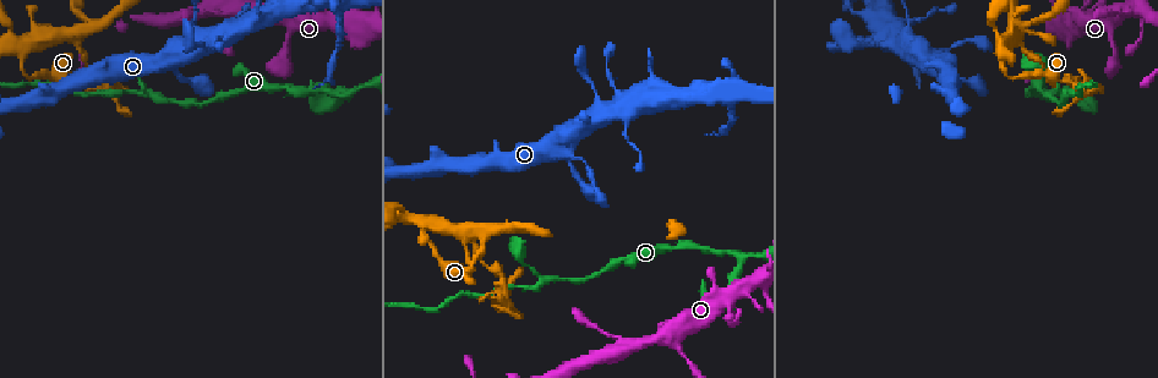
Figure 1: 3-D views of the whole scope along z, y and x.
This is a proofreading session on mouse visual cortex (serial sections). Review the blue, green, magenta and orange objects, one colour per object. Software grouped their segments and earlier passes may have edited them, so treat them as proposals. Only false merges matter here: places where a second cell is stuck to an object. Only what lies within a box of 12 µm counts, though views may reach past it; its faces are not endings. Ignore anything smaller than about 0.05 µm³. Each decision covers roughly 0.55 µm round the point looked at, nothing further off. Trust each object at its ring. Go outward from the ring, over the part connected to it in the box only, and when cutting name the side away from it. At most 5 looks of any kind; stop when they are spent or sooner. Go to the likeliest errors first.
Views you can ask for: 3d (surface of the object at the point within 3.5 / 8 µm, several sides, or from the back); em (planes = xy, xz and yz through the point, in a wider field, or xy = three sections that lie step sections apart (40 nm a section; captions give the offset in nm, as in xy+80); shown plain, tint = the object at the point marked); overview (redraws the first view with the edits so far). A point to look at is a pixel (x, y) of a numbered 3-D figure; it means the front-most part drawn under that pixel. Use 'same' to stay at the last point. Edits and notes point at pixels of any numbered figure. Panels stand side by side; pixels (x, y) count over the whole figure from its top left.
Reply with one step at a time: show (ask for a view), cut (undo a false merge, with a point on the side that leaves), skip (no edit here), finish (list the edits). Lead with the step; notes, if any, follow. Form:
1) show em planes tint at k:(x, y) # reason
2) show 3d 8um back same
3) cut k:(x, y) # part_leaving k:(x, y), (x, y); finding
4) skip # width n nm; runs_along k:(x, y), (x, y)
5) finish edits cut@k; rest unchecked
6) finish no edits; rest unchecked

show 3d 3.5um at 1:(26, 54) # a fork

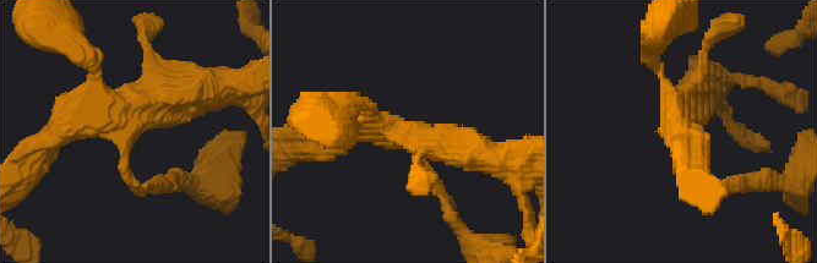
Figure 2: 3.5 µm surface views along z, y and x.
show em planes tint at 2:(127, 131) # arms 4; arm_widths 150, 200, 350, 400 nm

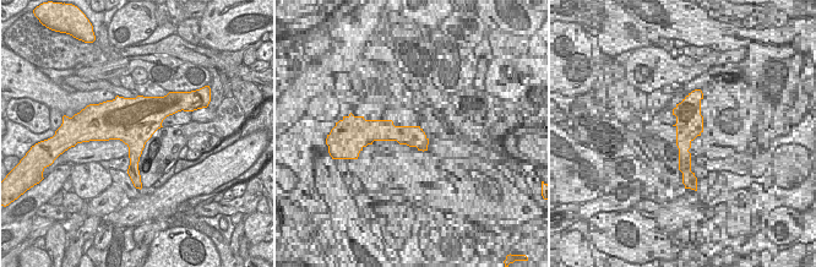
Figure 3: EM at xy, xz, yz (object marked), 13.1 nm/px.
skip # runs_along 2:(145, 187), (123, 169), (126, 131), (190, 89); all the same cell

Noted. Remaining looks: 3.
show 3d 8um at 1:(1128, 8) # branch point

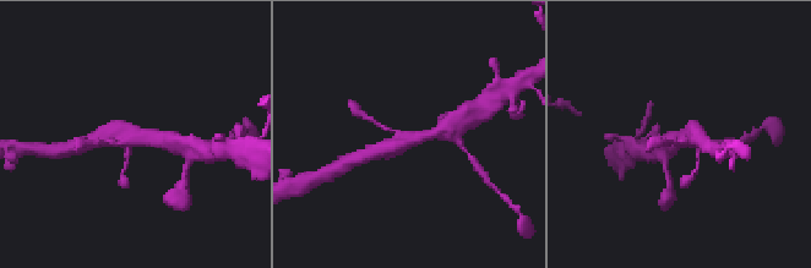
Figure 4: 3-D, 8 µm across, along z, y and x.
show em xy step 1 tint at 4:(132, 140)

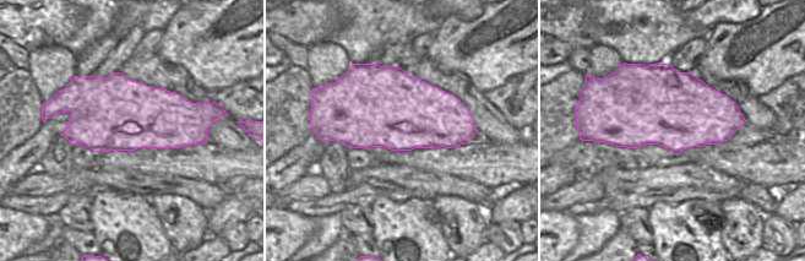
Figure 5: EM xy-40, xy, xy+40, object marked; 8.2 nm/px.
skip # width 650 nm; runs_along 4:(442, 130), (376, 152); continuous, no second cell

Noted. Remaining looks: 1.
finish no edits; rest unchecked

